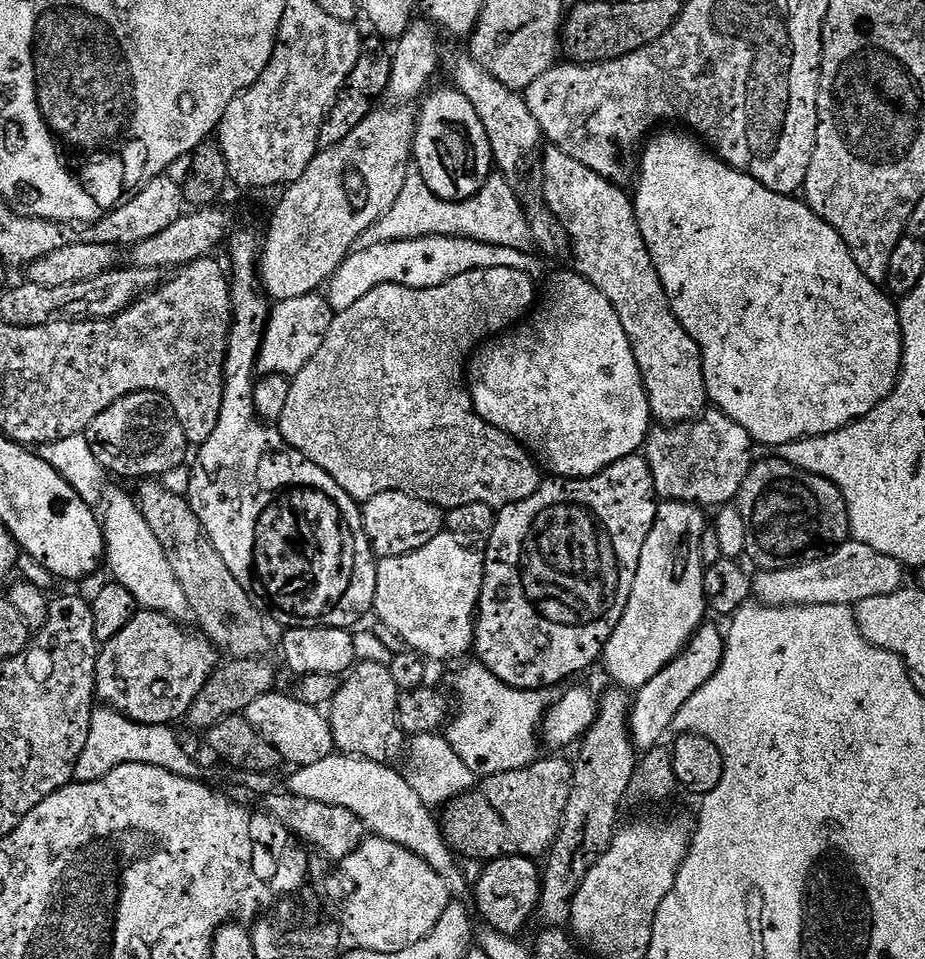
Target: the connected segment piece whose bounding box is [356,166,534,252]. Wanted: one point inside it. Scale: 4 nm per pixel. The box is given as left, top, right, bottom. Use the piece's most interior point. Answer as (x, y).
(495, 216)

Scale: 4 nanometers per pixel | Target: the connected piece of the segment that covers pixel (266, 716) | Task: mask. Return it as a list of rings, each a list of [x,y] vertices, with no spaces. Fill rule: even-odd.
[[[280,690],[270,691],[262,698],[254,698],[242,715],[278,750],[281,761],[288,763],[289,760],[292,766],[322,762],[322,758],[333,755],[336,748],[331,719],[321,709],[306,706],[295,695],[283,696]]]

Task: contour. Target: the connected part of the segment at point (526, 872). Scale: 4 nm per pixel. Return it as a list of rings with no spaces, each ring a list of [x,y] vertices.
[[[499,856],[497,860],[487,861],[484,868],[474,880],[474,892],[476,888],[476,908],[480,911],[480,916],[487,927],[493,928],[496,932],[501,932],[503,936],[515,937],[516,932],[520,932],[528,924],[528,919],[533,919],[540,902],[540,889],[542,887],[541,869],[536,869],[537,861],[527,856]]]

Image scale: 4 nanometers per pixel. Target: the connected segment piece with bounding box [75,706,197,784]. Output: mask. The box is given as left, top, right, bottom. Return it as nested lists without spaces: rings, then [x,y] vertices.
[[[107,706],[97,707],[92,713],[86,746],[76,760],[75,779],[82,784],[101,780],[110,774],[110,770],[123,764],[149,764],[179,776],[195,777],[196,764],[188,757],[187,750],[180,745],[172,730],[167,724],[139,724]]]

